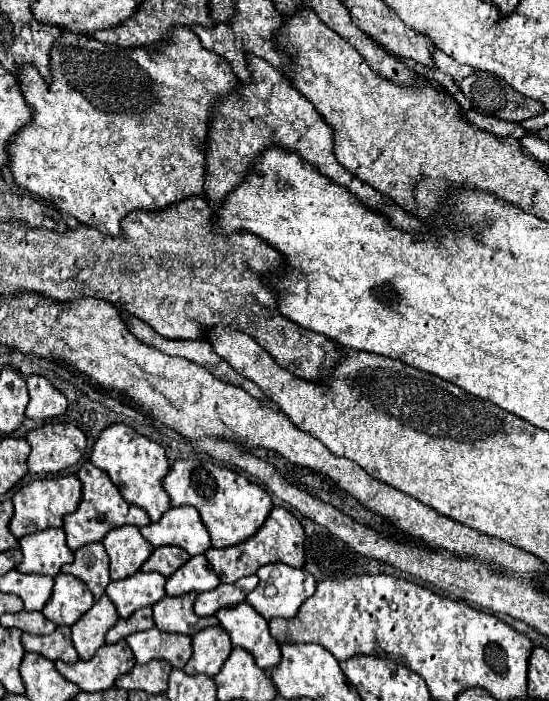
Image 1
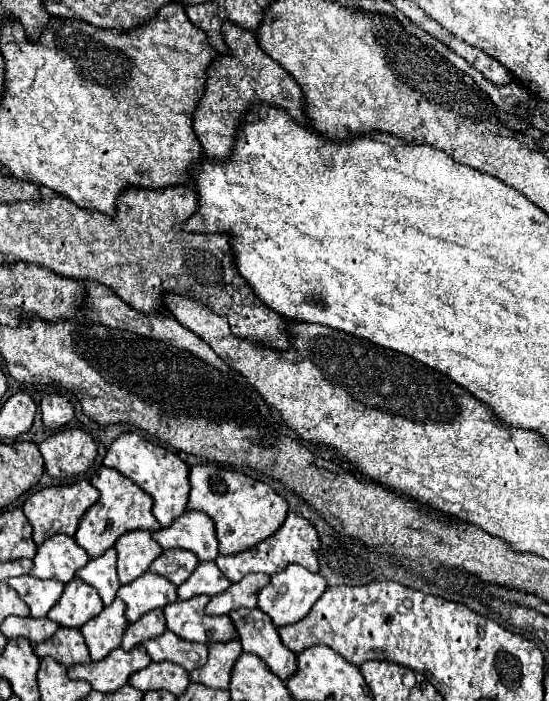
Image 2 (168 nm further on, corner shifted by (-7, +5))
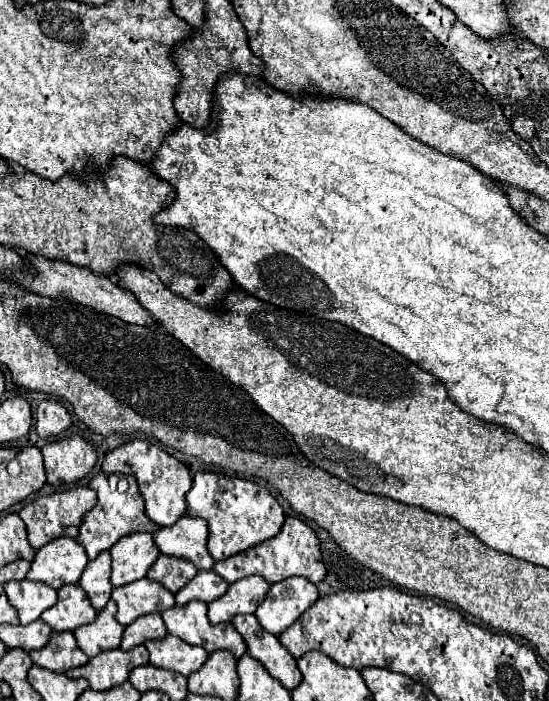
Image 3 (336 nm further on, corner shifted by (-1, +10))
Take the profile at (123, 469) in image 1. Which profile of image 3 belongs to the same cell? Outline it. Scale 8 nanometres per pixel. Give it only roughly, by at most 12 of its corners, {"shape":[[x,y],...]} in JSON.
{"shape":[[147,440],[105,454],[103,472],[137,478],[145,514],[173,526],[193,480]]}

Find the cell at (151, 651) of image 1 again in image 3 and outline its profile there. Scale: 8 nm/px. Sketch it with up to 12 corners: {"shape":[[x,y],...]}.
{"shape":[[177,636],[147,640],[151,664],[189,676],[207,660],[205,648]]}

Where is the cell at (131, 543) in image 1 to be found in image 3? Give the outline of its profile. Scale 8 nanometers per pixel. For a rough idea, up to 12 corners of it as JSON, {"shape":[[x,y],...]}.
{"shape":[[151,534],[115,542],[111,584],[145,578],[159,556]]}

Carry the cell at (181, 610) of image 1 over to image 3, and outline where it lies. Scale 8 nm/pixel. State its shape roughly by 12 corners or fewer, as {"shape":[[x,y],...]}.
{"shape":[[191,600],[161,614],[167,632],[207,652],[247,648],[229,624],[213,626],[207,604]]}

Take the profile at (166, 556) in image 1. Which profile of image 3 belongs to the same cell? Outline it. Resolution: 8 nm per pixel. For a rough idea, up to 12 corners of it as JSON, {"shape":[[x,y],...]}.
{"shape":[[161,554],[147,578],[175,594],[195,574],[195,564]]}

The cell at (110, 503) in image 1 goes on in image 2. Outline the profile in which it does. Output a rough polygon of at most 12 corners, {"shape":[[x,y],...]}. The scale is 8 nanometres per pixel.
{"shape":[[101,467],[101,497],[79,523],[77,545],[95,559],[123,533],[161,529],[151,497]]}

